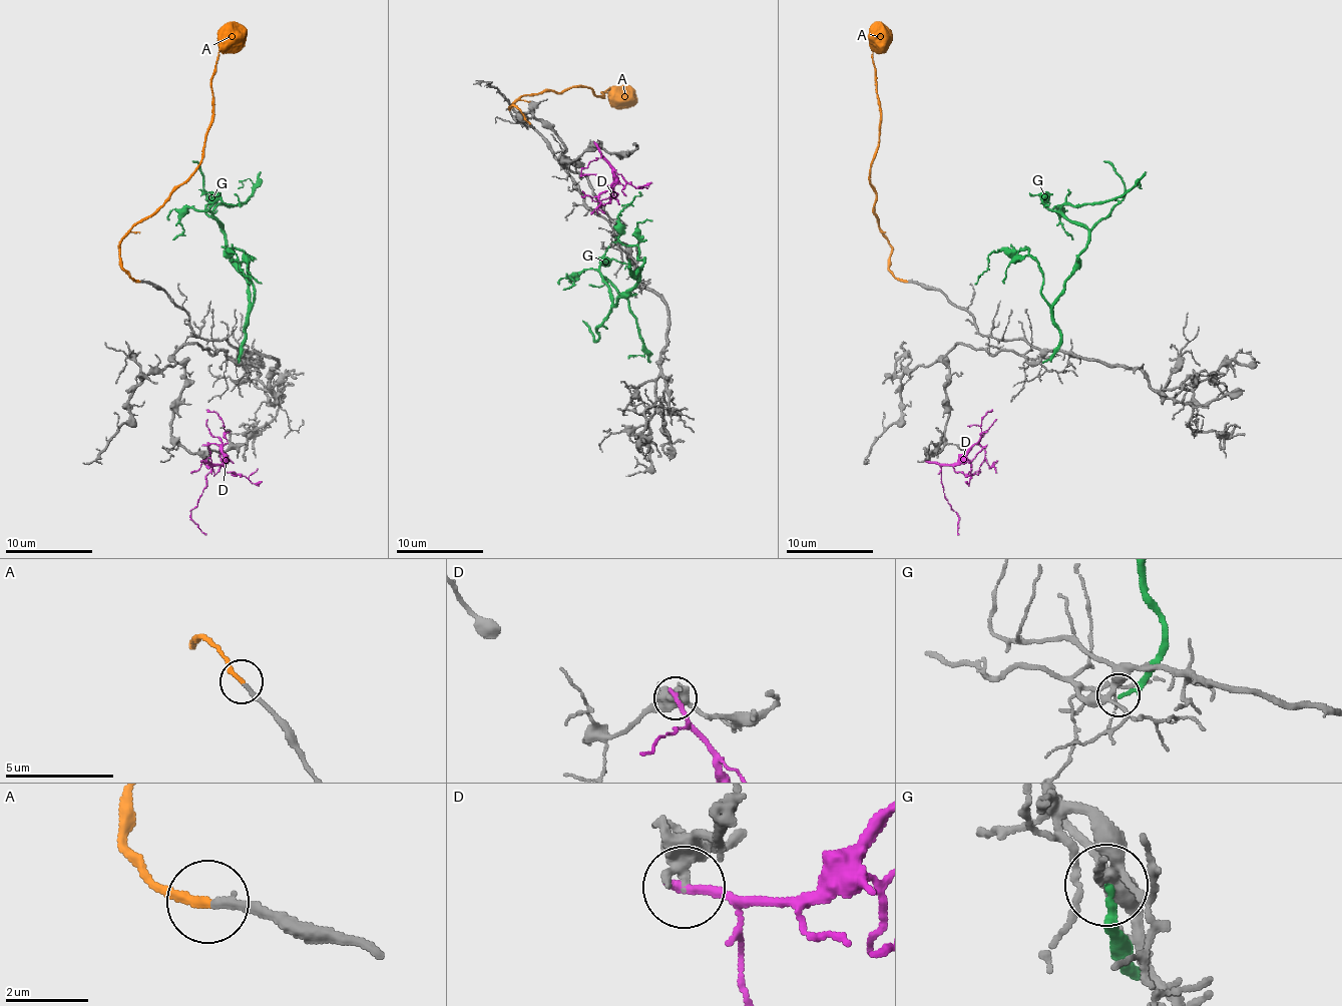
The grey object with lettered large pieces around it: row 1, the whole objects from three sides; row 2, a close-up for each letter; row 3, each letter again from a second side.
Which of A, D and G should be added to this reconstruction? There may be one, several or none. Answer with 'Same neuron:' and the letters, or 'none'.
Same neuron: A

